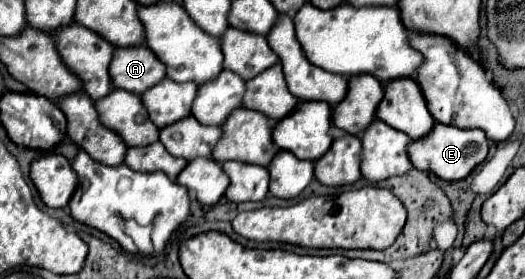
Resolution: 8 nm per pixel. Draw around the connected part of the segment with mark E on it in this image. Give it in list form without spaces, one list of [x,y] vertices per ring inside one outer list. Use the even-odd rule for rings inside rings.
[[[441,125],[435,127],[435,135],[431,135],[431,139],[423,141],[423,143],[415,143],[411,141],[411,163],[413,167],[427,171],[427,173],[435,173],[439,179],[447,181],[447,183],[455,183],[465,179],[477,165],[481,165],[489,153],[489,139],[483,135],[483,131],[475,129],[475,131],[463,131],[459,127],[447,127]]]

